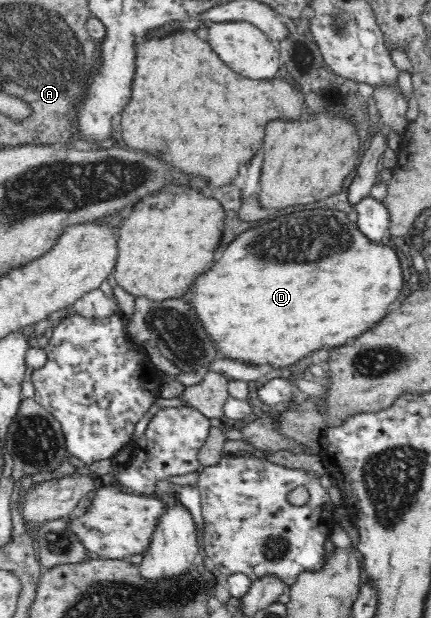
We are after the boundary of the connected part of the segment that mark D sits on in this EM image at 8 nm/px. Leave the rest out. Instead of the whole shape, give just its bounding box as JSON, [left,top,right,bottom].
[192,208,404,368]

